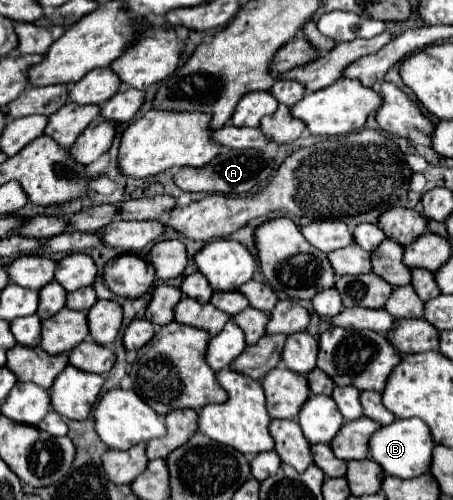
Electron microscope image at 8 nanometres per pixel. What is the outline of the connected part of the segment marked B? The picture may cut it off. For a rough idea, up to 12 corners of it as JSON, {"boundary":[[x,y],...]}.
{"boundary":[[420,418],[394,420],[370,440],[386,474],[430,470],[434,438]]}

